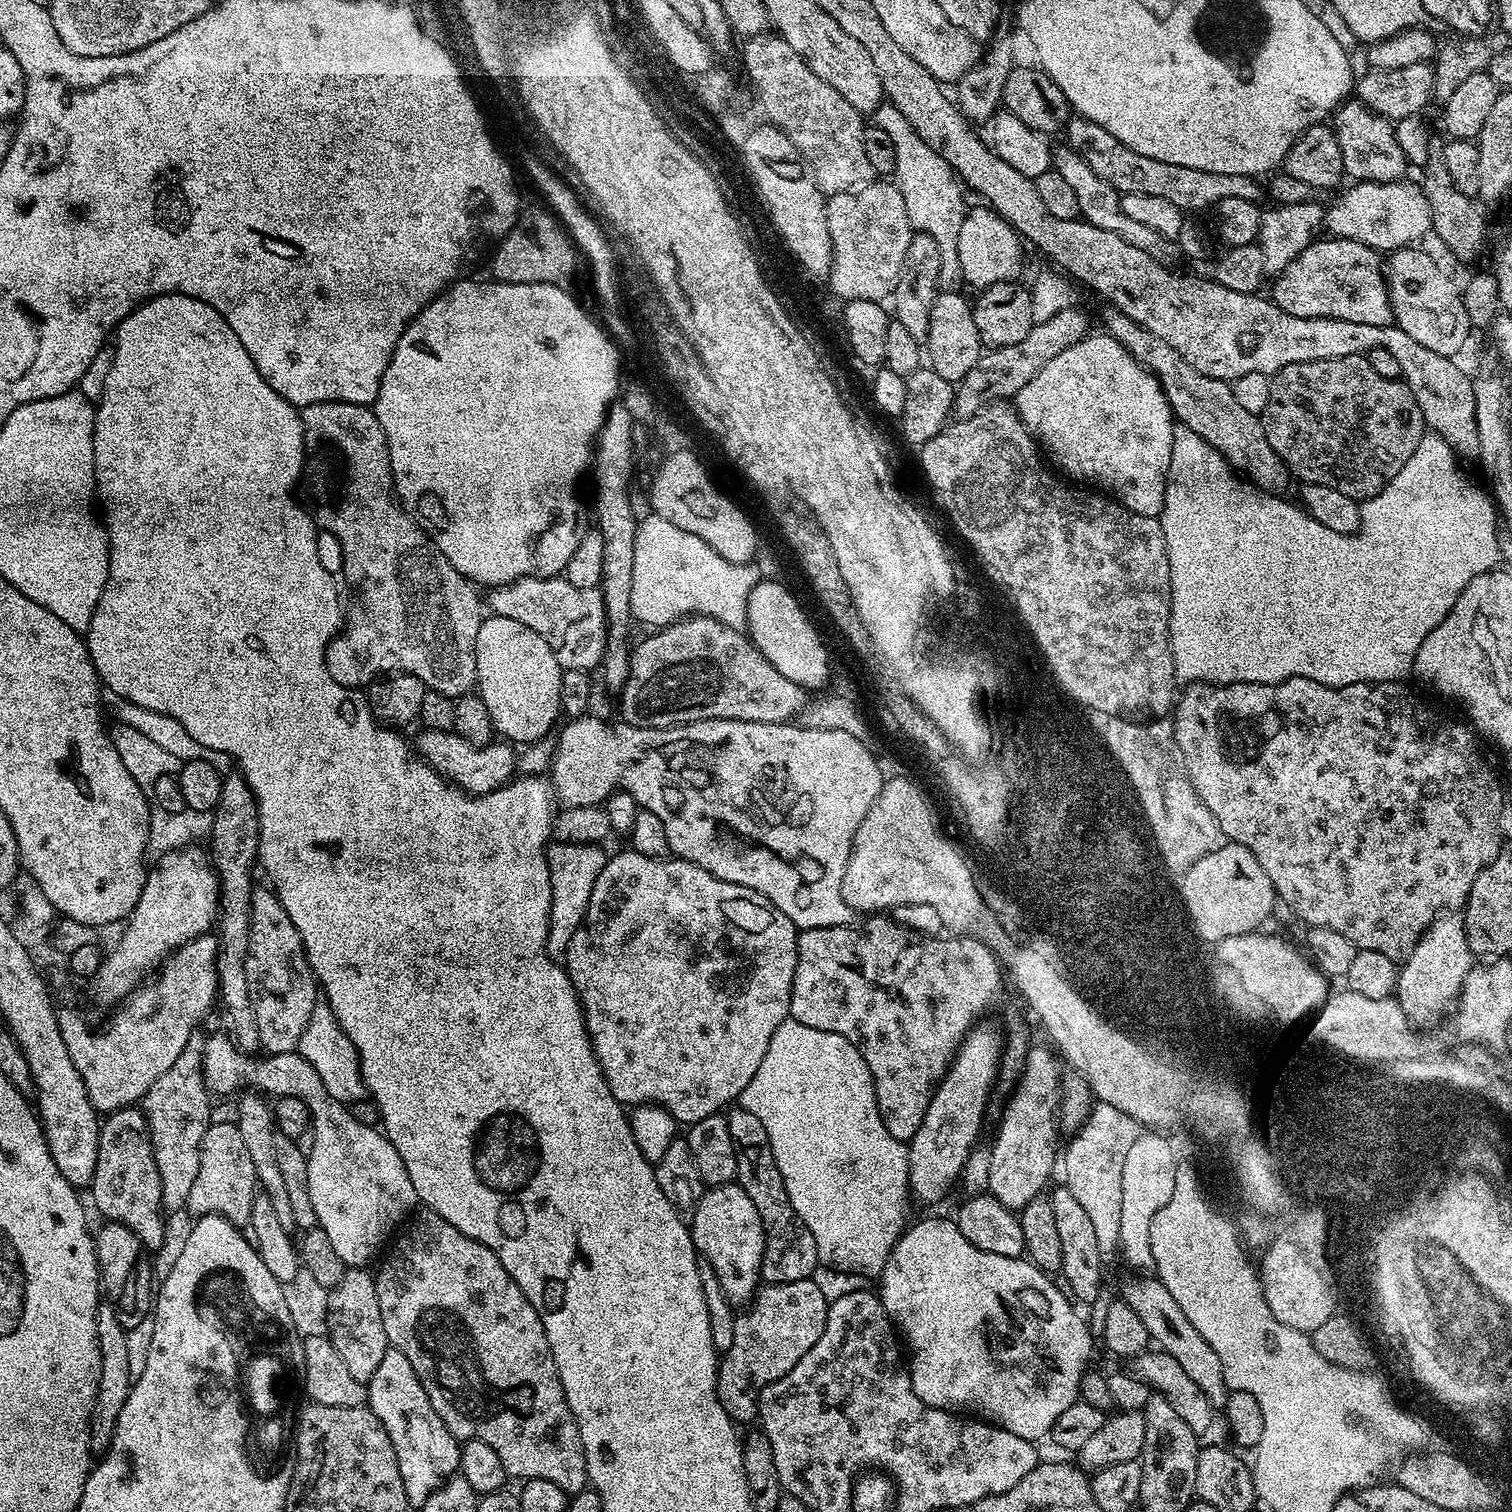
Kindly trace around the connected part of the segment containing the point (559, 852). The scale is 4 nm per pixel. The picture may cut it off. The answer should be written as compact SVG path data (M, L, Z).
M557 839L548 846L548 869L550 870L550 890L552 901L550 902L550 926L548 927L547 950L554 961L563 961L570 946L570 938L578 930L578 926L584 923L584 915L590 906L590 894L594 890L594 882L598 882L598 874L602 874L602 866L606 866L609 853L597 844L575 844L574 842Z

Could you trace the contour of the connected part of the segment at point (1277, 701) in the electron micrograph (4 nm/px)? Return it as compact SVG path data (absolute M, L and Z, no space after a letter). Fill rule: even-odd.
M1292 676L1289 680L1283 680L1277 684L1206 684L1203 682L1192 682L1187 685L1188 688L1179 693L1178 699L1174 705L1174 719L1172 720L1173 732L1176 735L1178 750L1181 752L1181 758L1188 771L1190 782L1197 791L1198 797L1210 808L1210 813L1214 814L1218 823L1222 826L1227 839L1234 844L1246 846L1254 858L1258 858L1258 866L1266 870L1266 878L1274 886L1279 903L1285 904L1294 915L1300 920L1305 920L1305 925L1314 928L1329 928L1338 930L1338 934L1343 934L1345 938L1350 938L1350 942L1356 949L1365 948L1366 950L1378 950L1386 954L1386 958L1397 962L1403 961L1410 953L1412 948L1420 940L1420 935L1441 915L1445 910L1456 910L1463 905L1470 894L1470 886L1474 886L1474 878L1489 862L1493 860L1502 850L1500 844L1500 815L1504 812L1504 788L1500 785L1498 777L1492 773L1490 765L1484 761L1484 756L1480 753L1480 748L1476 745L1478 736L1475 731L1463 719L1460 720L1443 720L1430 705L1424 704L1420 696L1415 696L1404 682L1382 682L1381 684L1355 684L1354 686L1342 686L1341 688L1331 688L1322 682L1314 682L1310 678L1301 676Z

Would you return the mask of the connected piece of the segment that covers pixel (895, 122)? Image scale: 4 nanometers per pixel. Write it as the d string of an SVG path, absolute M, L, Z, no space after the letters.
M880 104L872 114L872 119L875 127L883 129L894 145L895 170L892 178L902 194L913 229L928 233L936 242L941 252L943 267L955 267L958 235L968 209L967 203L964 204L963 187L959 179L949 163L919 138L917 131L893 104Z

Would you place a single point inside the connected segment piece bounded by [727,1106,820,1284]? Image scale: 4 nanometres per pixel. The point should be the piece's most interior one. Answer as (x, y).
(790, 1254)

